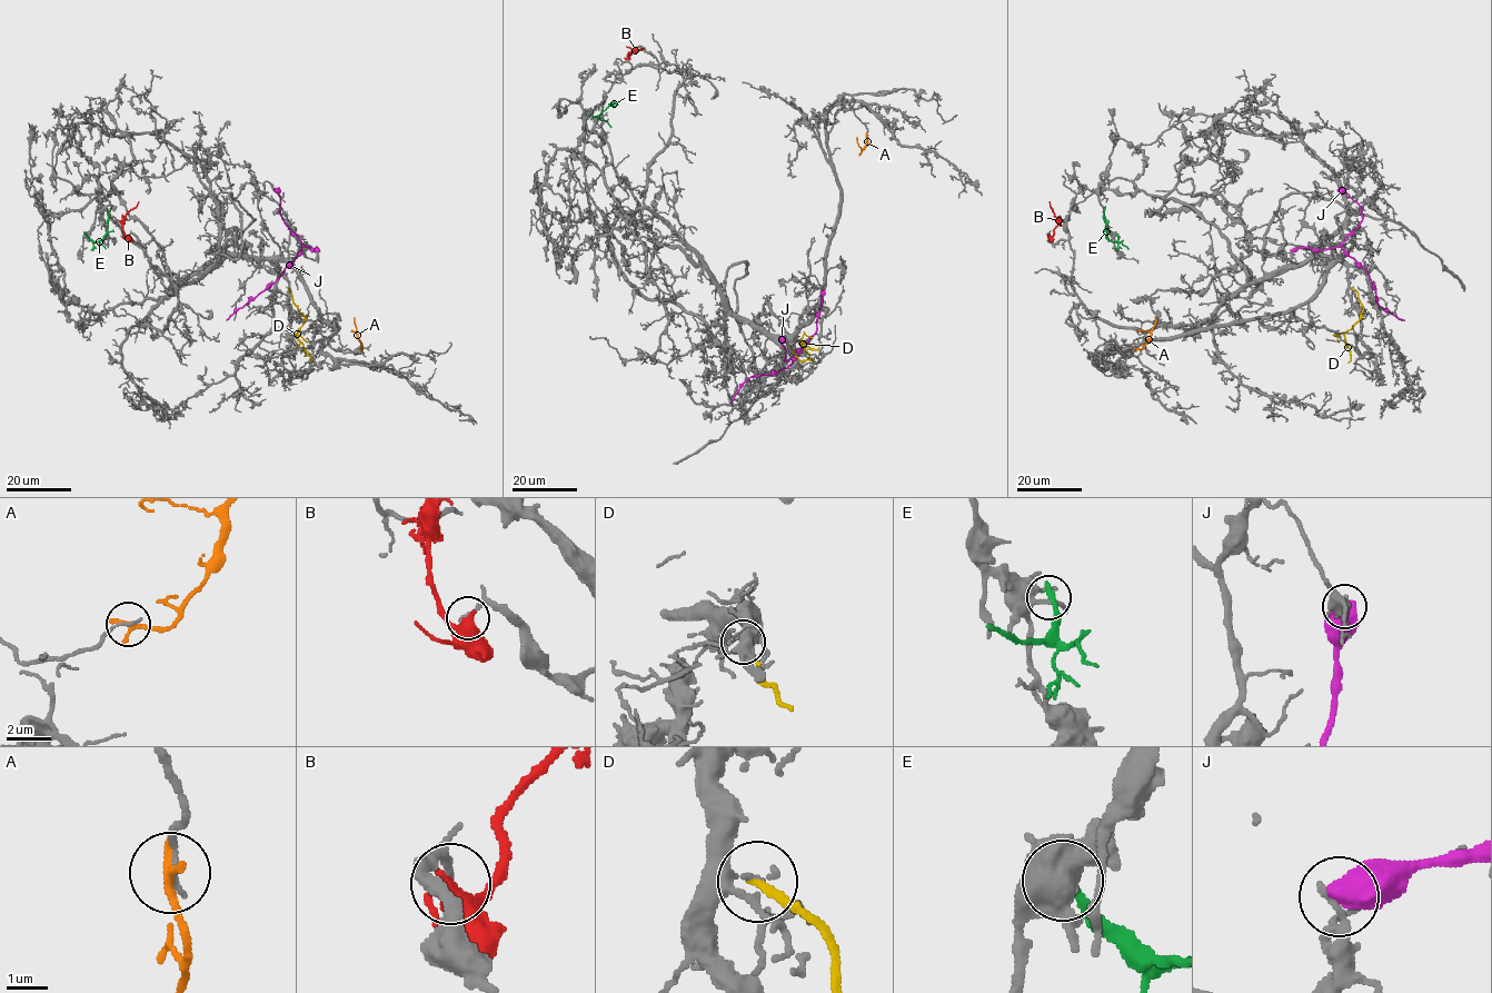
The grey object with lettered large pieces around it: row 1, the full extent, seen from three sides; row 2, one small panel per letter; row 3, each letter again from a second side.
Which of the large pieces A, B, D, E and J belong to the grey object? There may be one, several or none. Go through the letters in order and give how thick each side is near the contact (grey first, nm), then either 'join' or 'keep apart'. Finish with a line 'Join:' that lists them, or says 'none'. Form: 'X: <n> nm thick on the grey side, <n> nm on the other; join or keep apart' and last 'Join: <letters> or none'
A: 130 nm thick on the grey side, 260 nm on the other; keep apart
B: 160 nm thick on the grey side, 400 nm on the other; keep apart
D: 180 nm thick on the grey side, 240 nm on the other; keep apart
E: 320 nm thick on the grey side, 300 nm on the other; keep apart
J: 150 nm thick on the grey side, 800 nm on the other; keep apart
Join: none

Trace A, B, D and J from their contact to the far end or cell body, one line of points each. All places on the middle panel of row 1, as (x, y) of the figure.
A: (866, 135), (867, 145), (859, 154)
B: (634, 49), (628, 57), (644, 48)
D: (793, 350), (804, 361), (809, 355), (801, 343), (814, 349), (819, 347)
J: (823, 290), (816, 333), (796, 358), (776, 373), (751, 376), (732, 404)

